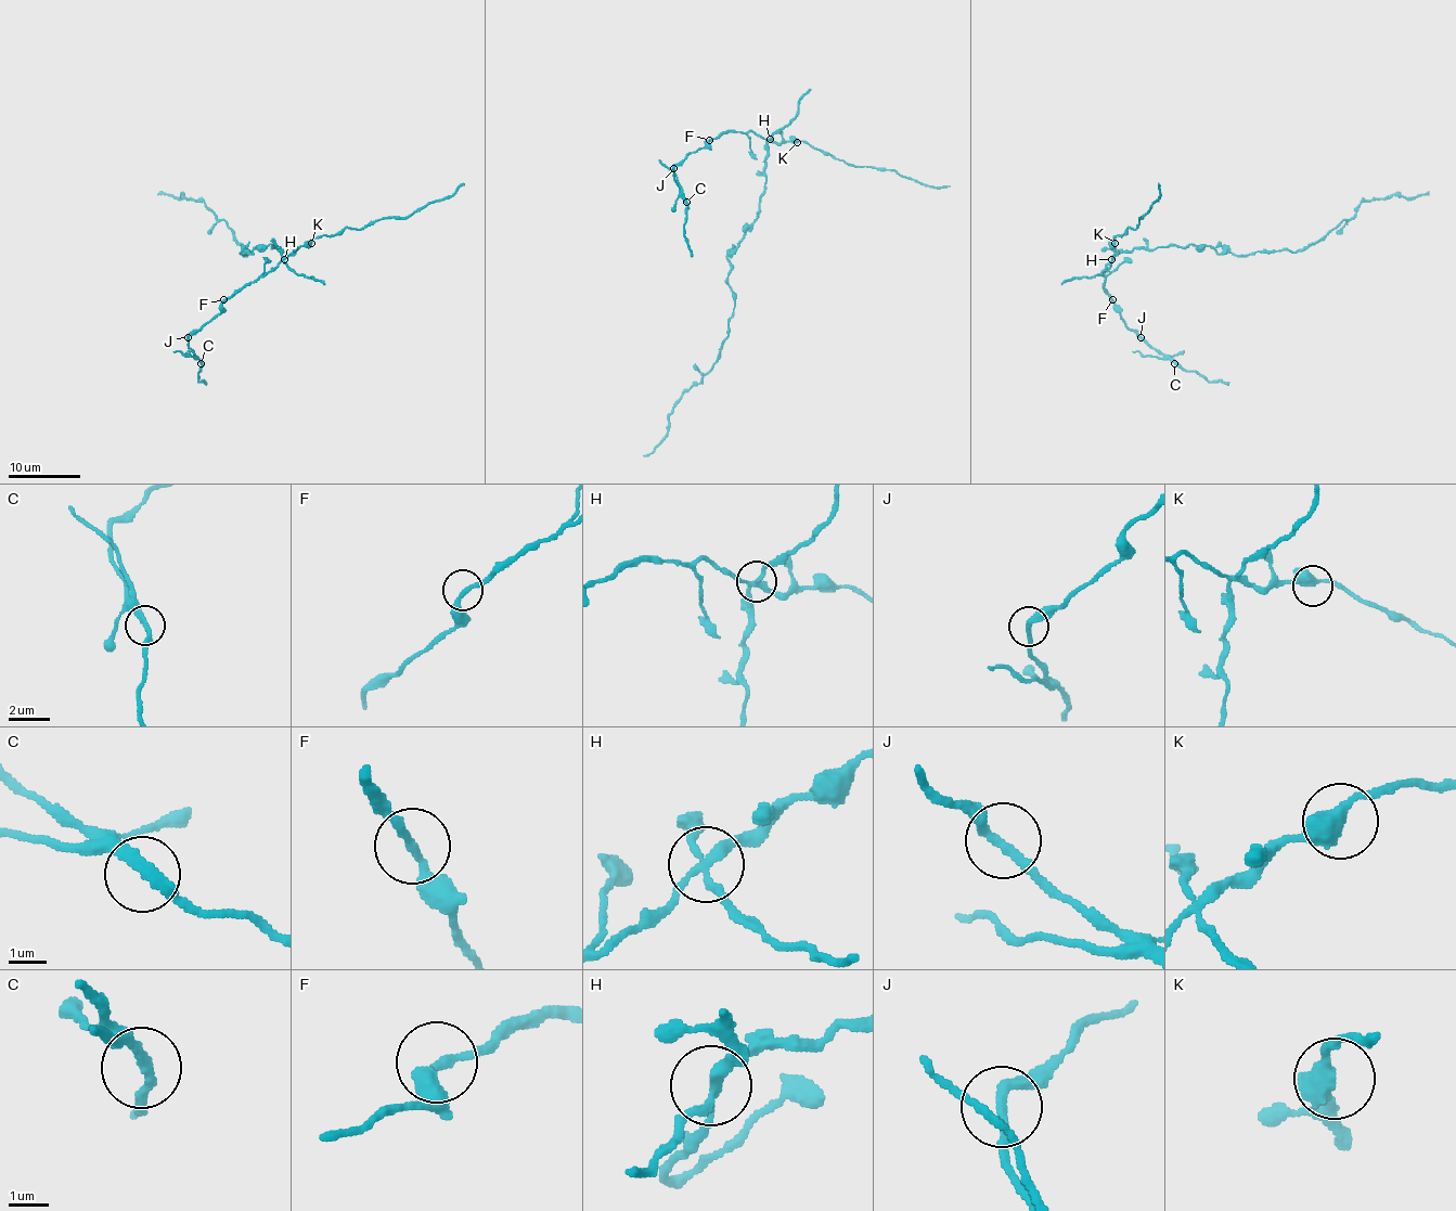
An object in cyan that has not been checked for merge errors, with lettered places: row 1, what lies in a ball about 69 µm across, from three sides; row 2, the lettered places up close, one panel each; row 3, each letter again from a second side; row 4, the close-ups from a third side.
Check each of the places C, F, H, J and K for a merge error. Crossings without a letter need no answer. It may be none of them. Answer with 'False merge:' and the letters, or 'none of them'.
False merge: C, H

